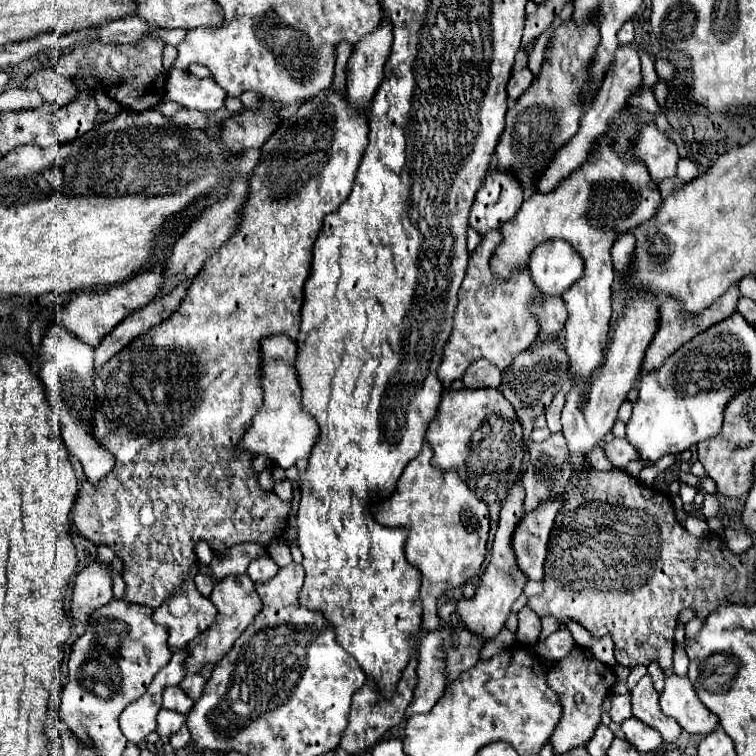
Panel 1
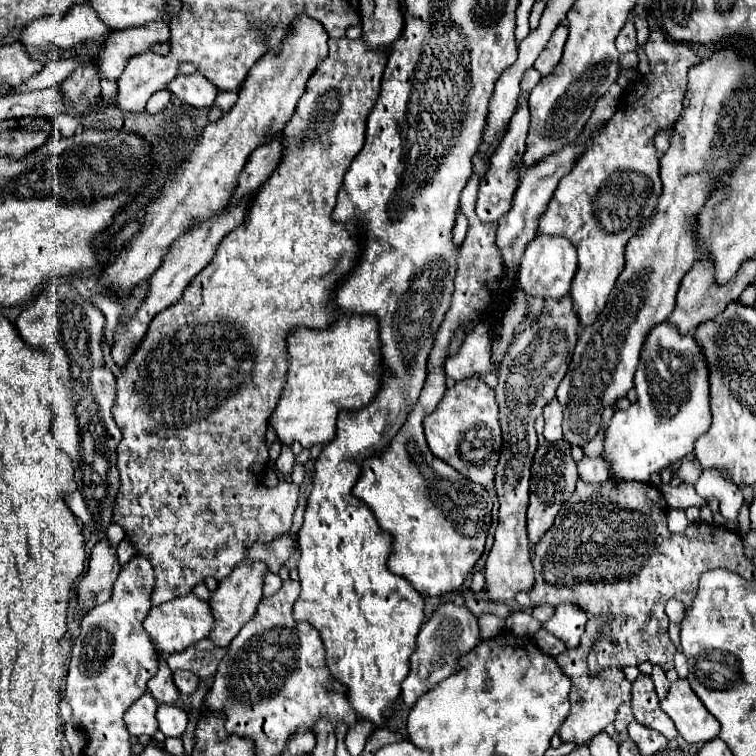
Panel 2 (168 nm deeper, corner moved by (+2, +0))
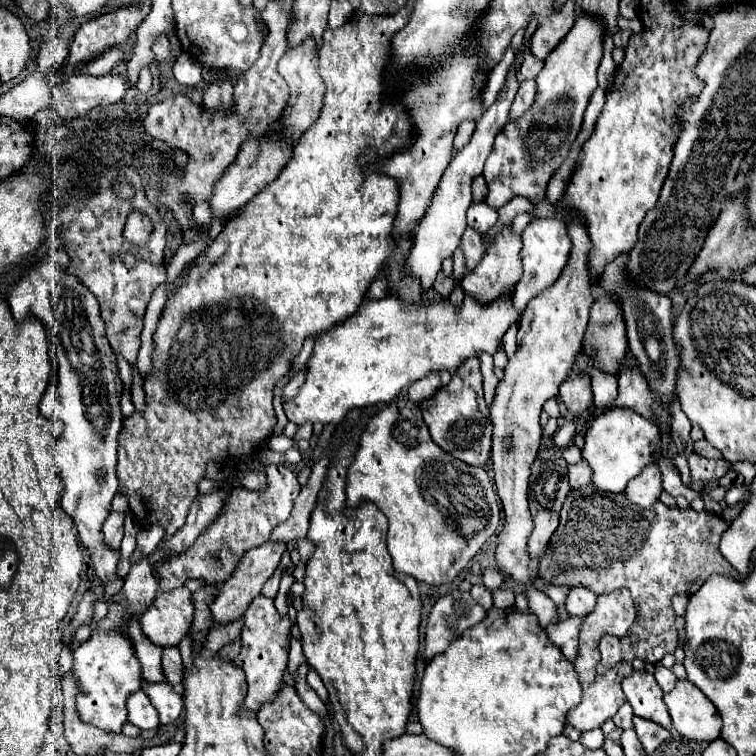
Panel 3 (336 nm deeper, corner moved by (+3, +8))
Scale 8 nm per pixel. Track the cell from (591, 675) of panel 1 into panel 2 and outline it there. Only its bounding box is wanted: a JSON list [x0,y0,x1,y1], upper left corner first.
[556,615,632,745]

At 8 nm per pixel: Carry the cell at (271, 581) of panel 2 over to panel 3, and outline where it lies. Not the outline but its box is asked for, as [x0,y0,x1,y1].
[261,569,281,599]

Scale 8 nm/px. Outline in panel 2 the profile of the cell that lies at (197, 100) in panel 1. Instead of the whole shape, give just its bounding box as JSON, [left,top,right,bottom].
[168,71,218,107]

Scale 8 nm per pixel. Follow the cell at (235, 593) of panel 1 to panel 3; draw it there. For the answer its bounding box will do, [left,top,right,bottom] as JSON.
[209,541,285,625]

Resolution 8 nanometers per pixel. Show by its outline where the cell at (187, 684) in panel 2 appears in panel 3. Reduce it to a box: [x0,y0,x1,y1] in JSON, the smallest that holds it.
[163,647,183,685]

